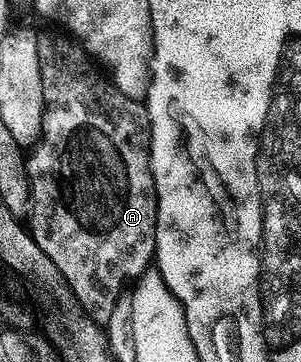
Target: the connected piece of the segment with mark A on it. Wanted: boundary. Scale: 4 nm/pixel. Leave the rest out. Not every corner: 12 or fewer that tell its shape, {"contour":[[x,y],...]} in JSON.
{"contour":[[38,34],[27,226],[102,325],[157,254],[149,108]]}

